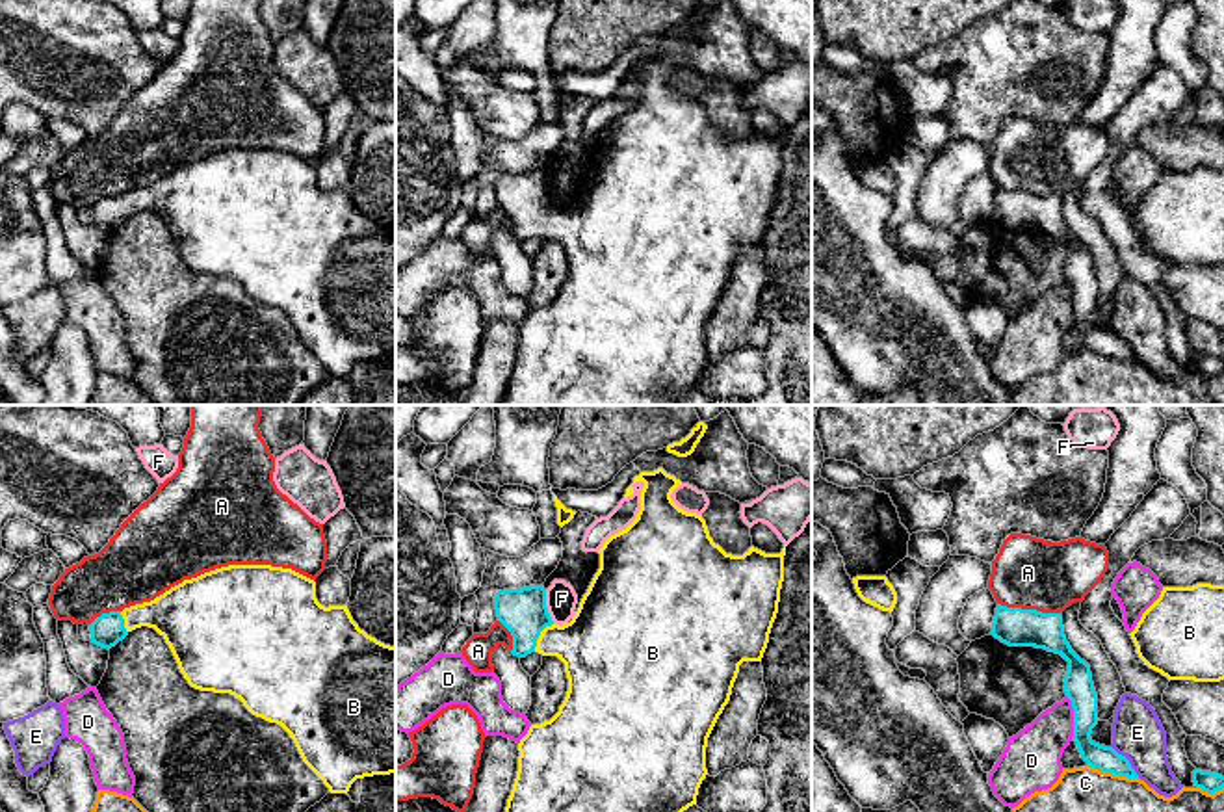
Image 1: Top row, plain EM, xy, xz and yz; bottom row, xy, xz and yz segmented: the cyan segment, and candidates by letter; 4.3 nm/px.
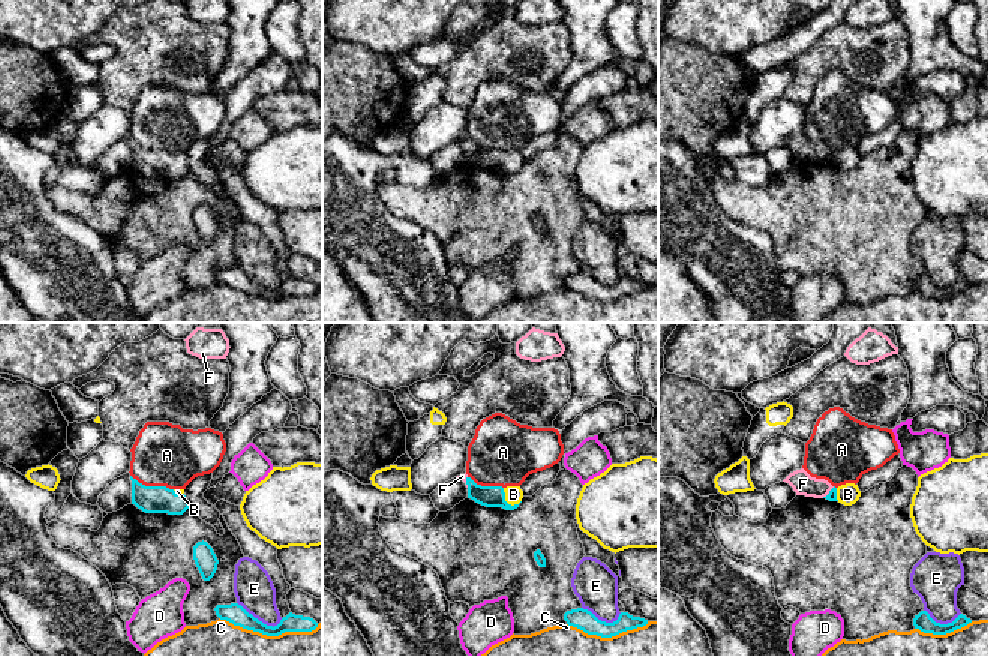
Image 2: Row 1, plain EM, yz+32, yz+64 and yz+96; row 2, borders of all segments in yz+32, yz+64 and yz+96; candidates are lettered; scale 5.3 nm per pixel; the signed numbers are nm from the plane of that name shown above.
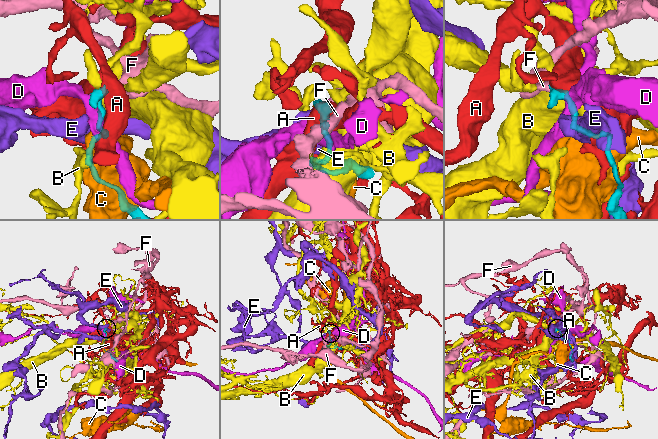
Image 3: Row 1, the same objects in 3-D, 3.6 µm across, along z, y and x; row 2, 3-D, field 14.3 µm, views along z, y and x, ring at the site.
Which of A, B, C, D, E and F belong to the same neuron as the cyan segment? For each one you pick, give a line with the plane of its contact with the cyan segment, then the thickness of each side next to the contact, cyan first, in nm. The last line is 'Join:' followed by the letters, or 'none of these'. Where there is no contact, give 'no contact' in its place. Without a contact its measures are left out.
B: meets cyan in xz; 200 nm thick on the cyan side, 300 nm on the other
Join: B

